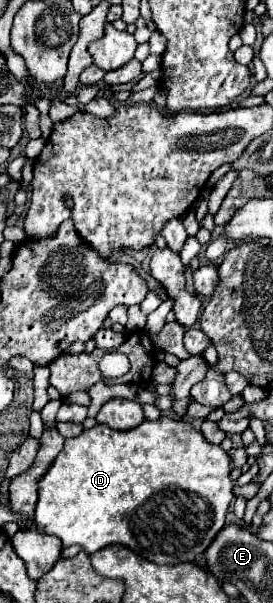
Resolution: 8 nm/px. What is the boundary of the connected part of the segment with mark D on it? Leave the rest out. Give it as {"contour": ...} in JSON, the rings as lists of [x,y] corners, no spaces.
{"contour":[[[163,415],[157,421],[145,419],[129,431],[95,425],[79,437],[65,439],[65,447],[39,481],[37,531],[59,537],[63,547],[81,545],[89,555],[107,545],[125,545],[157,565],[193,563],[225,527],[225,513],[233,499],[229,473],[231,457],[227,451],[221,445],[207,443],[189,421],[175,421]]]}

